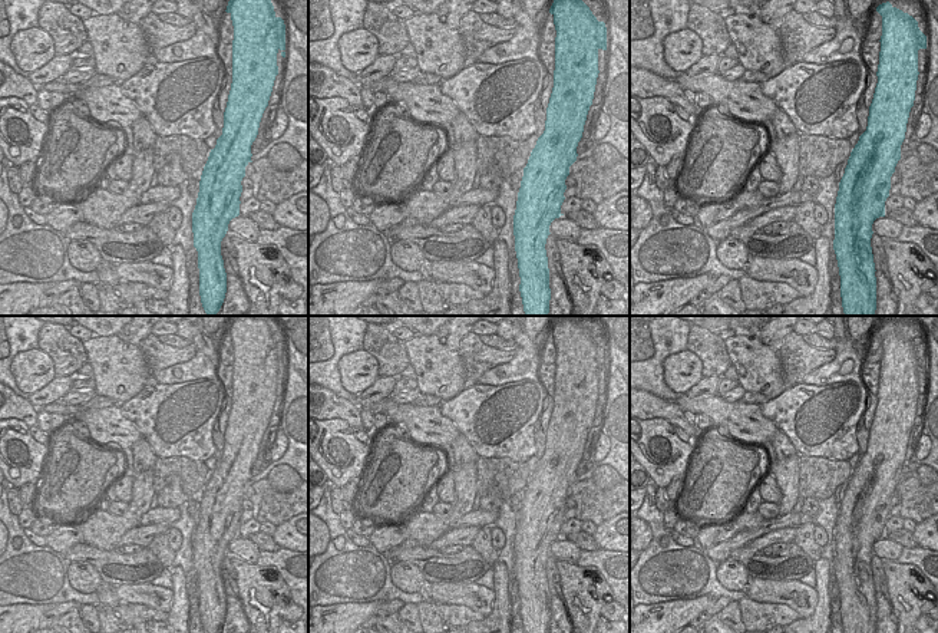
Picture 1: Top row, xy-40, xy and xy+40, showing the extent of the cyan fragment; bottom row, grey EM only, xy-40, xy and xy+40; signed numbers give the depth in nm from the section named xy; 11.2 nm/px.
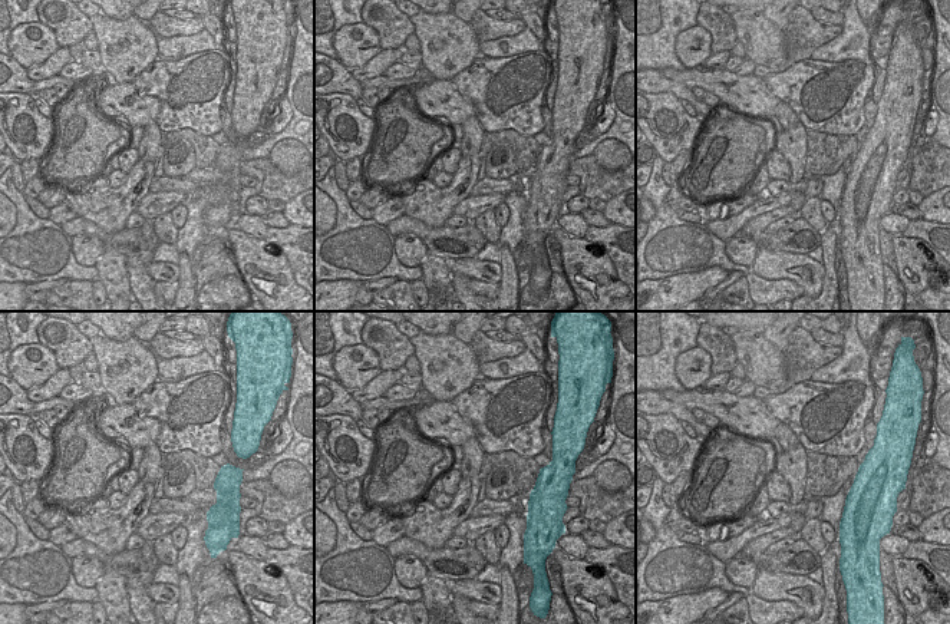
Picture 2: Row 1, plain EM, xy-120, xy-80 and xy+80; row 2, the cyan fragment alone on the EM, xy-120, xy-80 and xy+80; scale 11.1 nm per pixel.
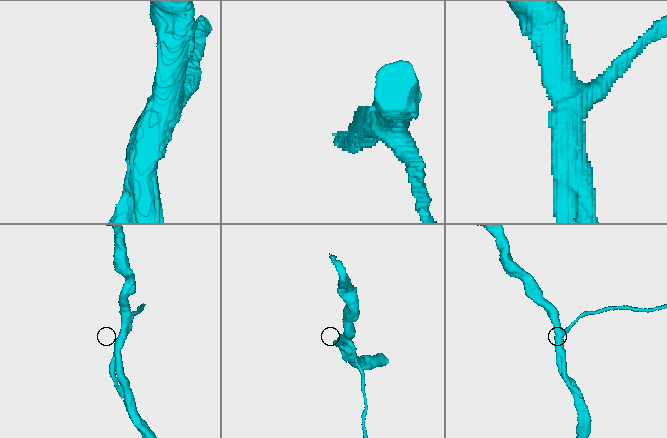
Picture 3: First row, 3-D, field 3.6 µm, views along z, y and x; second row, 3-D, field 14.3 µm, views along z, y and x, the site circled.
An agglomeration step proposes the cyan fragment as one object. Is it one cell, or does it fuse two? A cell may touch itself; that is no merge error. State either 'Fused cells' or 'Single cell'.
Fused cells.

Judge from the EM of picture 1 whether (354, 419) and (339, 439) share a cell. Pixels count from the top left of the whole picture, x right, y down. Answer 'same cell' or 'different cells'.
different cells

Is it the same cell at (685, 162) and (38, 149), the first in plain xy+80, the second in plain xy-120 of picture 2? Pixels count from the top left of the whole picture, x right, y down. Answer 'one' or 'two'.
two

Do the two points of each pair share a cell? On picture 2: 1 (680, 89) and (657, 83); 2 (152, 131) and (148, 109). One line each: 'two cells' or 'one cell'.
1: one cell
2: two cells

